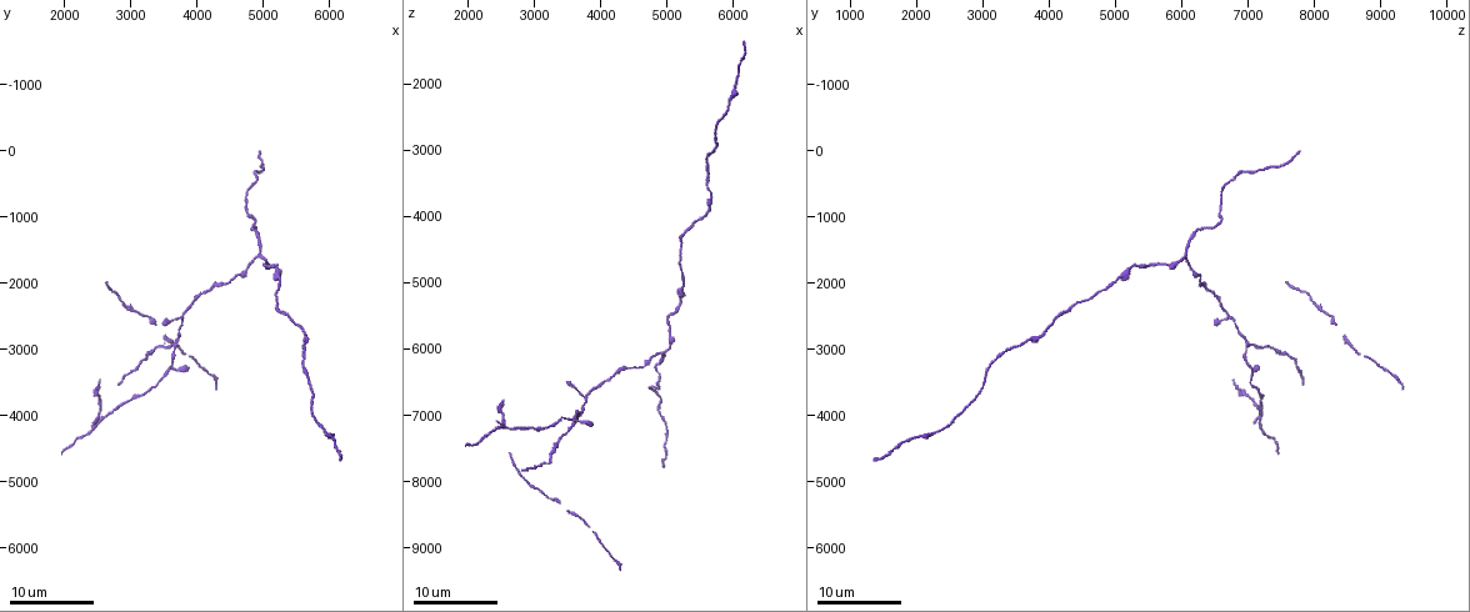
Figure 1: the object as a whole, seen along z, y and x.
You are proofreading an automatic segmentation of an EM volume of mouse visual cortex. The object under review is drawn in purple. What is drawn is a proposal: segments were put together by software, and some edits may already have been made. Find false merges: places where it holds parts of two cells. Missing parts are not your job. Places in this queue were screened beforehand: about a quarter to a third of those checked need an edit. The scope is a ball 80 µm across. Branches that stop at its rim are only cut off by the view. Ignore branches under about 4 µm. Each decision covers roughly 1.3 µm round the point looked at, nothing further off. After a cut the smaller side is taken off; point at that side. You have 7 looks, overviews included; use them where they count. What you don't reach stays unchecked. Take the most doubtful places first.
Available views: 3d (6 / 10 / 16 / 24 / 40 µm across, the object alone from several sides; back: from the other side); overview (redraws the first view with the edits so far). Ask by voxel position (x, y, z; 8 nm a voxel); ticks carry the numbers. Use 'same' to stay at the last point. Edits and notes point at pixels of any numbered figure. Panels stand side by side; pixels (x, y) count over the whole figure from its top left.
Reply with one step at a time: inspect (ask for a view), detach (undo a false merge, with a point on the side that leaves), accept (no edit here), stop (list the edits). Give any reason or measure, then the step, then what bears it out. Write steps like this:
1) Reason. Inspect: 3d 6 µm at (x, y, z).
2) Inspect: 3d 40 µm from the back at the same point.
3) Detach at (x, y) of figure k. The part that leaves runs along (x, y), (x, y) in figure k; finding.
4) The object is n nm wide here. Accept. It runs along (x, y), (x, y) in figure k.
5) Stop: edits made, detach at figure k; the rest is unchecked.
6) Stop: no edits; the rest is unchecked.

Inspect: 3d 16 µm at (2500, 4050, 7200).

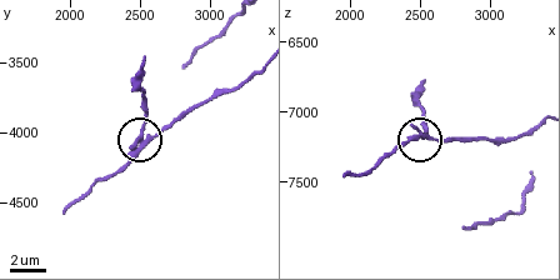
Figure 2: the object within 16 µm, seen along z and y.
Inspect: 3d 10 µm at the same point.

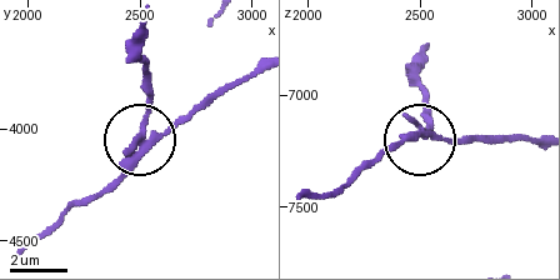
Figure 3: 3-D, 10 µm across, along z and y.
The object is 210 nm wide here. Detach at (148, 101) of figure 3. The part that leaves runs along (141, 144), (149, 75), (141, 24) in figure 3; two cells meet here.

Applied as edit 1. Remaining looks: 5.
A fork. Inspect: 3d 24 µm at (3700, 2950, 7000).

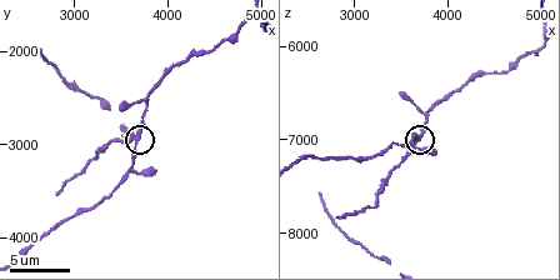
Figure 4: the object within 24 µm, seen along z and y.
Inspect: 3d 10 µm at the same point.

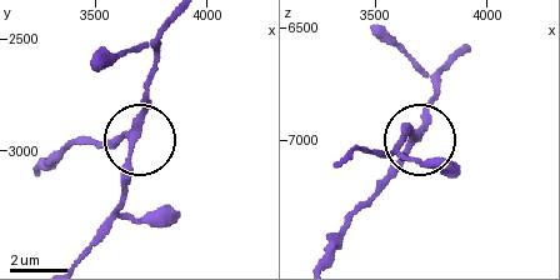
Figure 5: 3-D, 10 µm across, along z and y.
The side arm is 22 µm long; 3 arms meet here. Accept. All the same cell.

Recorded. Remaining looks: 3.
Three-way junction. Inspect: 3d 16 µm at (4900, 1550, 6050).

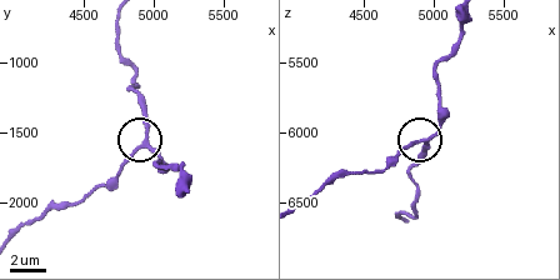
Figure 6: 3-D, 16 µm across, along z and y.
Inspect: 3d 6 µm at (4920, 1560, 6060).

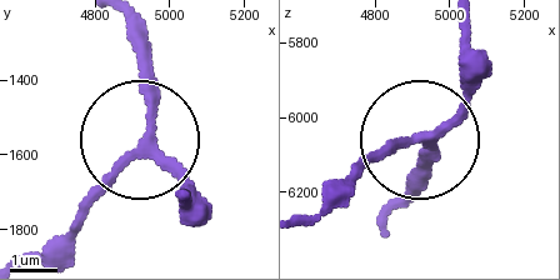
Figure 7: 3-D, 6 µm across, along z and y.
Other side. Inspect: 3d 6 µm from the back at (4940, 1560, 6060).

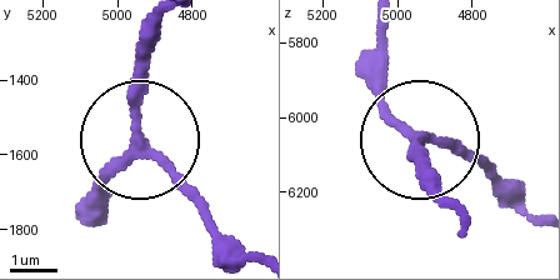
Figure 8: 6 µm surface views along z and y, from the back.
Accept. It runs along (383, 24), (383, 95), (419, 143), (419, 179) in figure 8; continuous, no second cell.

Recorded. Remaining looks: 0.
Stop: edits made, detach at figure 3; the rest is unchecked.

